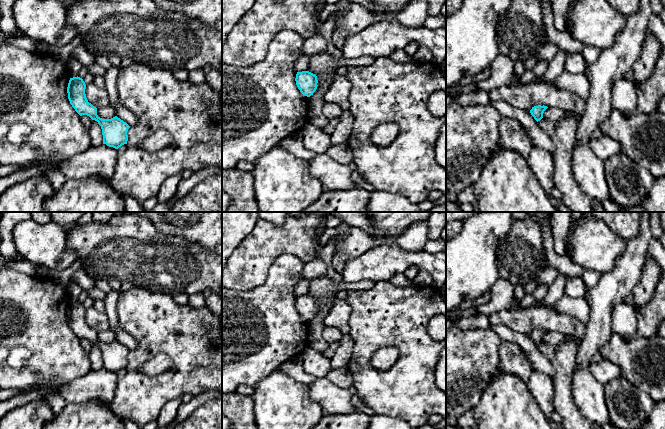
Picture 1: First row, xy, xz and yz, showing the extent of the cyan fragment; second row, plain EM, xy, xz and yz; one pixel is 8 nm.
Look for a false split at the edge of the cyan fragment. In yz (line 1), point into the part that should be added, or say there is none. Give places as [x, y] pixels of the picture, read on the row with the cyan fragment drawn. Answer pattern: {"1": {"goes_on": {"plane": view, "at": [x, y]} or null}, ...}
{"1": {"goes_on": null}}

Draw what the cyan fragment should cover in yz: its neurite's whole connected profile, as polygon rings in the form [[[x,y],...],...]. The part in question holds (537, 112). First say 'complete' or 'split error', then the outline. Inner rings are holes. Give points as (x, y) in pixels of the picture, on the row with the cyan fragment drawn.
complete; [[[534,106],[532,107],[532,109],[530,110],[531,115],[534,117],[534,119],[538,122],[543,118],[543,113],[544,111],[547,109],[547,106]]]

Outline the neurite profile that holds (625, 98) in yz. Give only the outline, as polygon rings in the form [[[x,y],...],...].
[[[624,78],[613,86],[613,108],[621,112],[635,110],[638,102],[637,89],[633,81]]]

